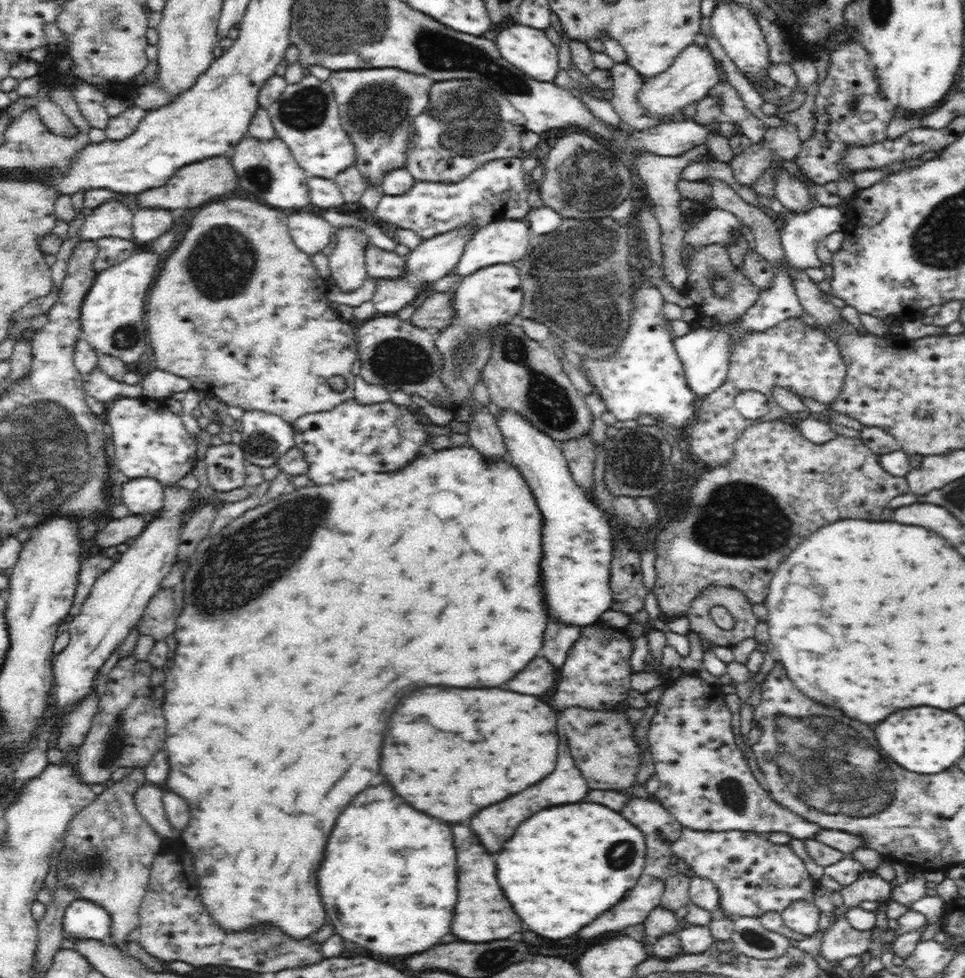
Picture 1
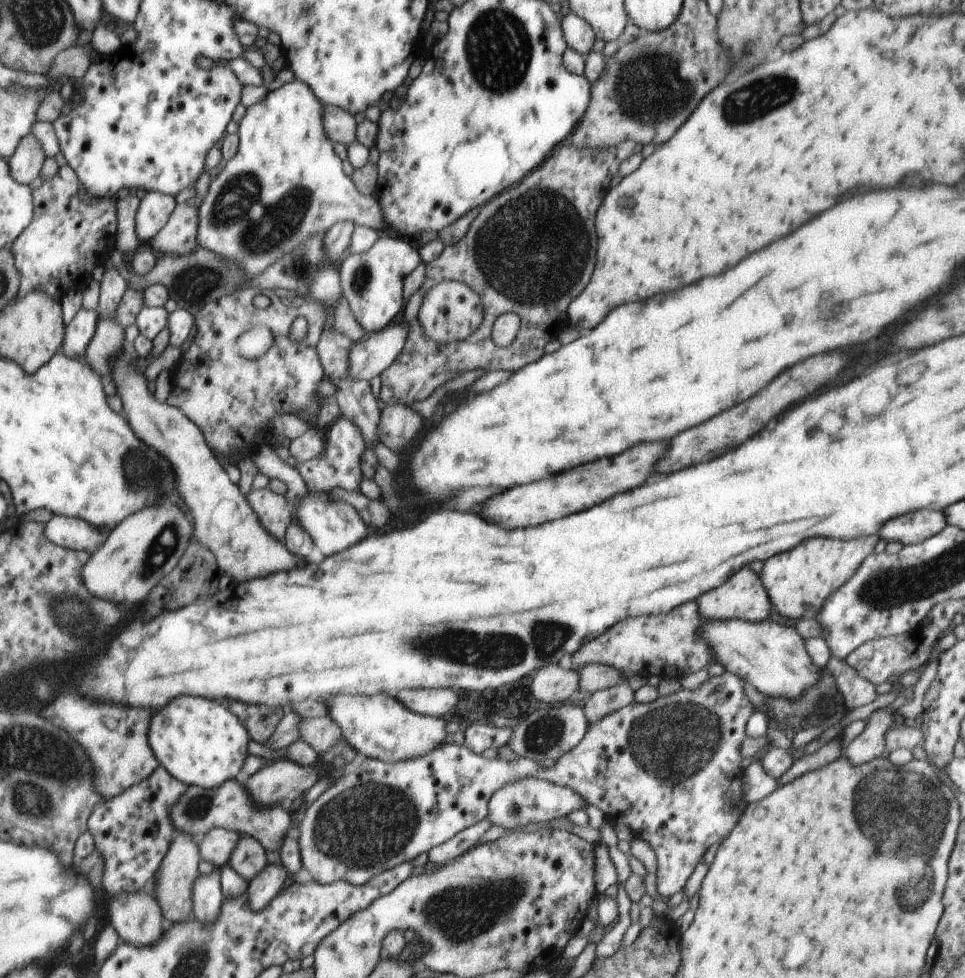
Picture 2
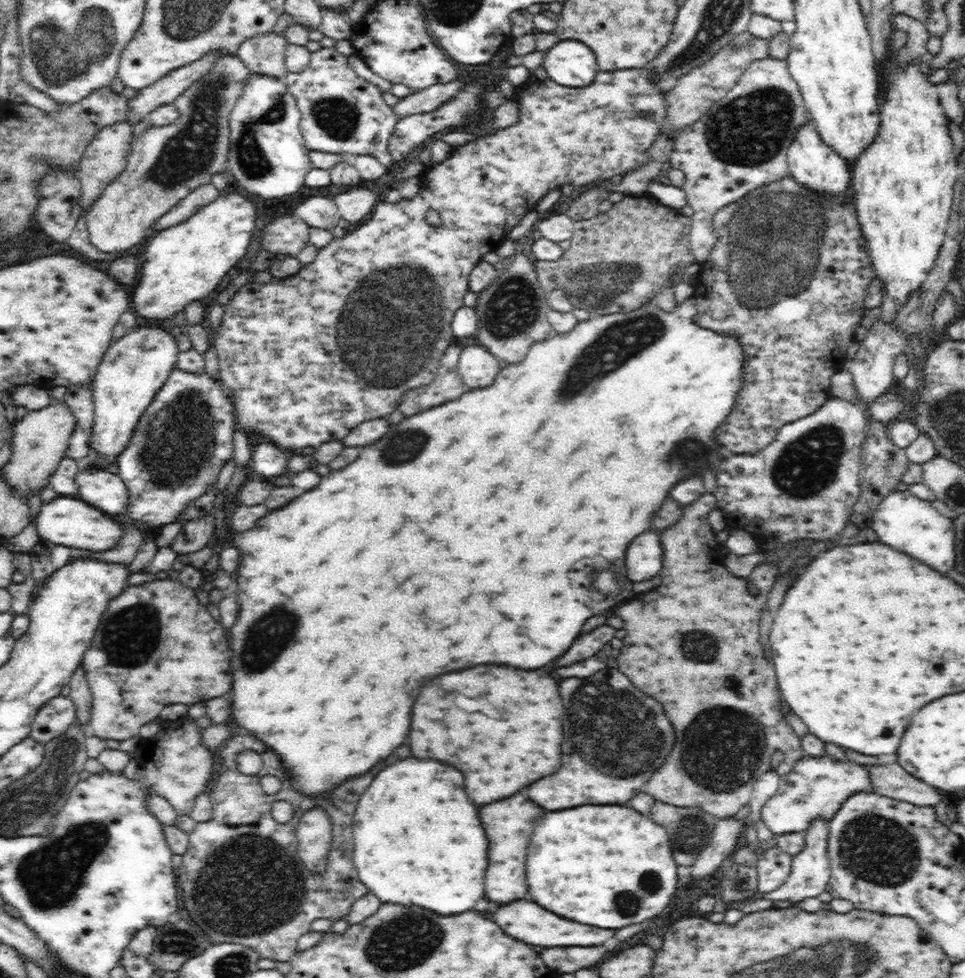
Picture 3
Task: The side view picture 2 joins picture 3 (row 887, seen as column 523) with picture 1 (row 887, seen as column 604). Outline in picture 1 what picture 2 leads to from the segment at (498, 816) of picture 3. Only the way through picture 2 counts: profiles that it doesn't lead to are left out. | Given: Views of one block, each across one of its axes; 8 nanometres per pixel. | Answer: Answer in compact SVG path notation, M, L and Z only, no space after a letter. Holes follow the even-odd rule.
M454 824L452 834L458 854L458 904L454 910L456 914L452 922L452 934L462 942L490 942L506 940L512 934L520 932L520 918L508 904L502 888L498 886L494 854L488 854L466 826Z

